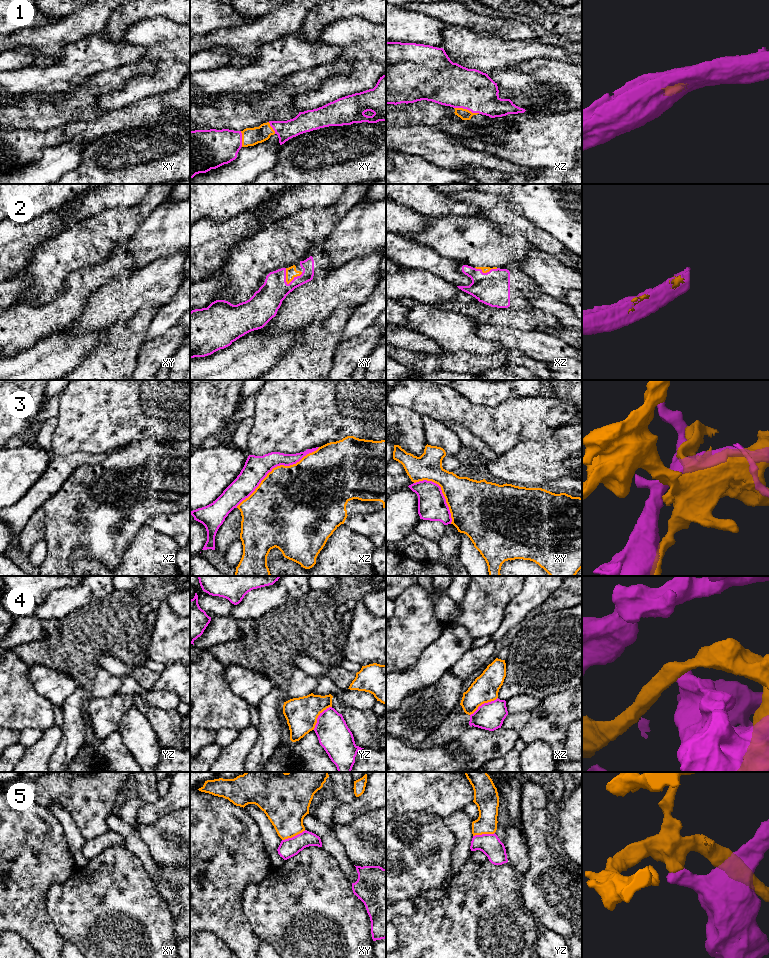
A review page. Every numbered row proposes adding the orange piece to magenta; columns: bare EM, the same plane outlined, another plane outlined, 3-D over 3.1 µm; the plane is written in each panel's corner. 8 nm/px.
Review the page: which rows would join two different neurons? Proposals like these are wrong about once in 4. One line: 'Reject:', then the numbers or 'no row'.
Reject: 3, 5

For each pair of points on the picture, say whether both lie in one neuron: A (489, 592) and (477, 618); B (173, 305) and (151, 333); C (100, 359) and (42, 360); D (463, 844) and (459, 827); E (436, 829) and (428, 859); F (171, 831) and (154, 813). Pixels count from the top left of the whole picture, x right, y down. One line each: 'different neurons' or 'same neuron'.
A: same neuron
B: same neuron
C: different neurons
D: same neuron
E: same neuron
F: different neurons

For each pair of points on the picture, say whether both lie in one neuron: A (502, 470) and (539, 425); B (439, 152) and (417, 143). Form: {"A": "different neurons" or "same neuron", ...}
{"A": "different neurons", "B": "same neuron"}

